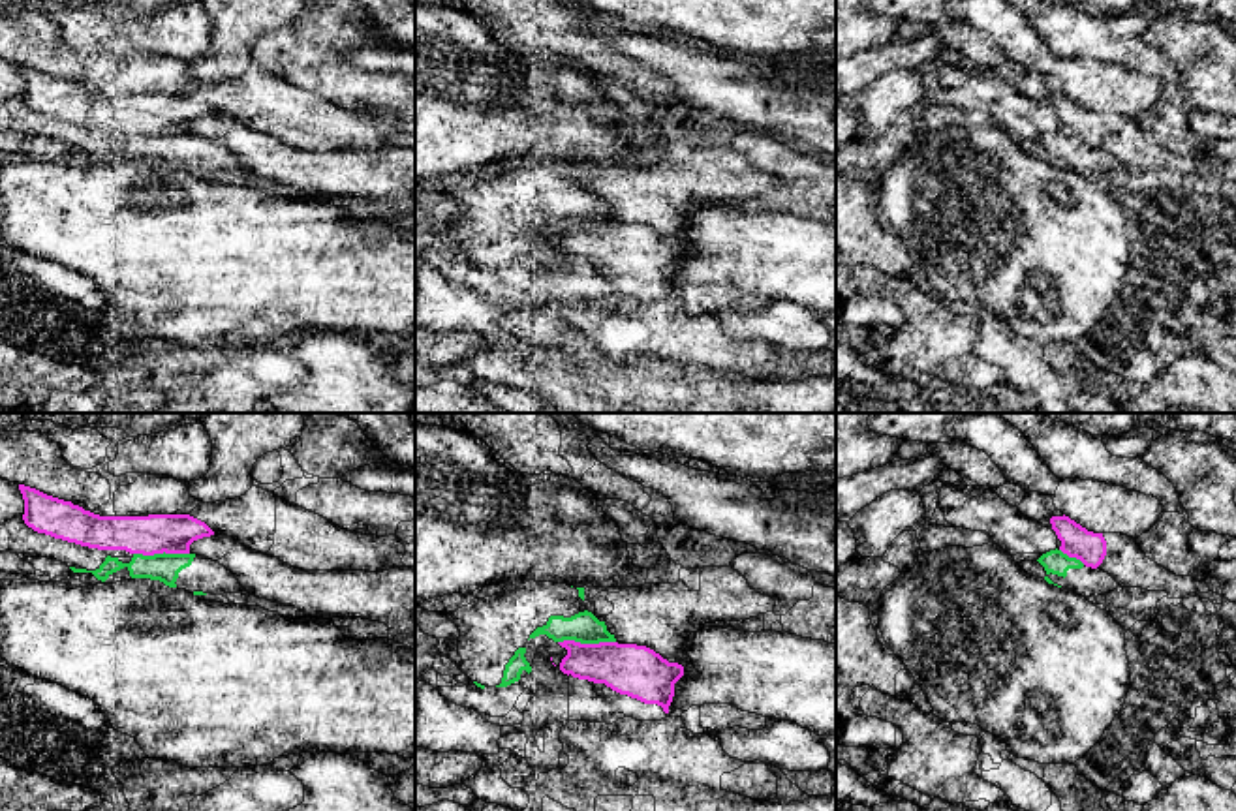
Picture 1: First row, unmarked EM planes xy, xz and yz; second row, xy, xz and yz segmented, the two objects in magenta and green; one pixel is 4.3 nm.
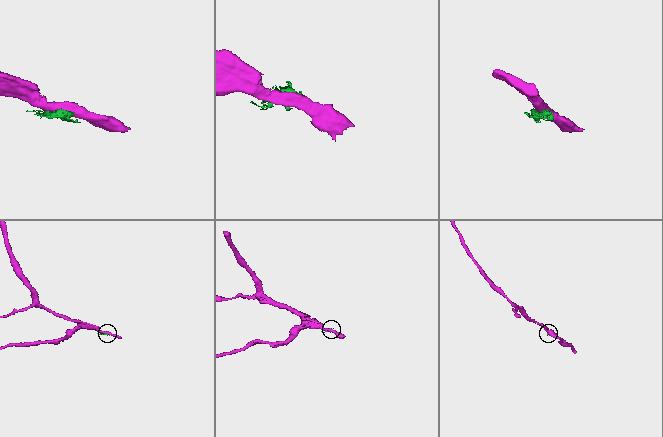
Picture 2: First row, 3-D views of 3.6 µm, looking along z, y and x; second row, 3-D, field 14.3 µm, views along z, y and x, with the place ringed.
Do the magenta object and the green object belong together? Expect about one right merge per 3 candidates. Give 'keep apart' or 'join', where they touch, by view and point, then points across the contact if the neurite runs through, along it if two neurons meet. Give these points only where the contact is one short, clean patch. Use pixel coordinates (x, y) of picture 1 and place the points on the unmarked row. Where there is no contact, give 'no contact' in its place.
keep apart; contact xz (587, 224); border xz (558, 220), (615, 222)

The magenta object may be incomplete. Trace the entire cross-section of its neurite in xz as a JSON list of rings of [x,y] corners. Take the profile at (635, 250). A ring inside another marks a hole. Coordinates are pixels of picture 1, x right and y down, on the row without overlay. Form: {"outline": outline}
{"outline": [[[558,222],[567,229],[560,242],[564,253],[594,263],[605,263],[620,274],[644,283],[657,283],[669,293],[674,263],[684,255],[684,246],[669,242],[646,225],[599,222]]]}

